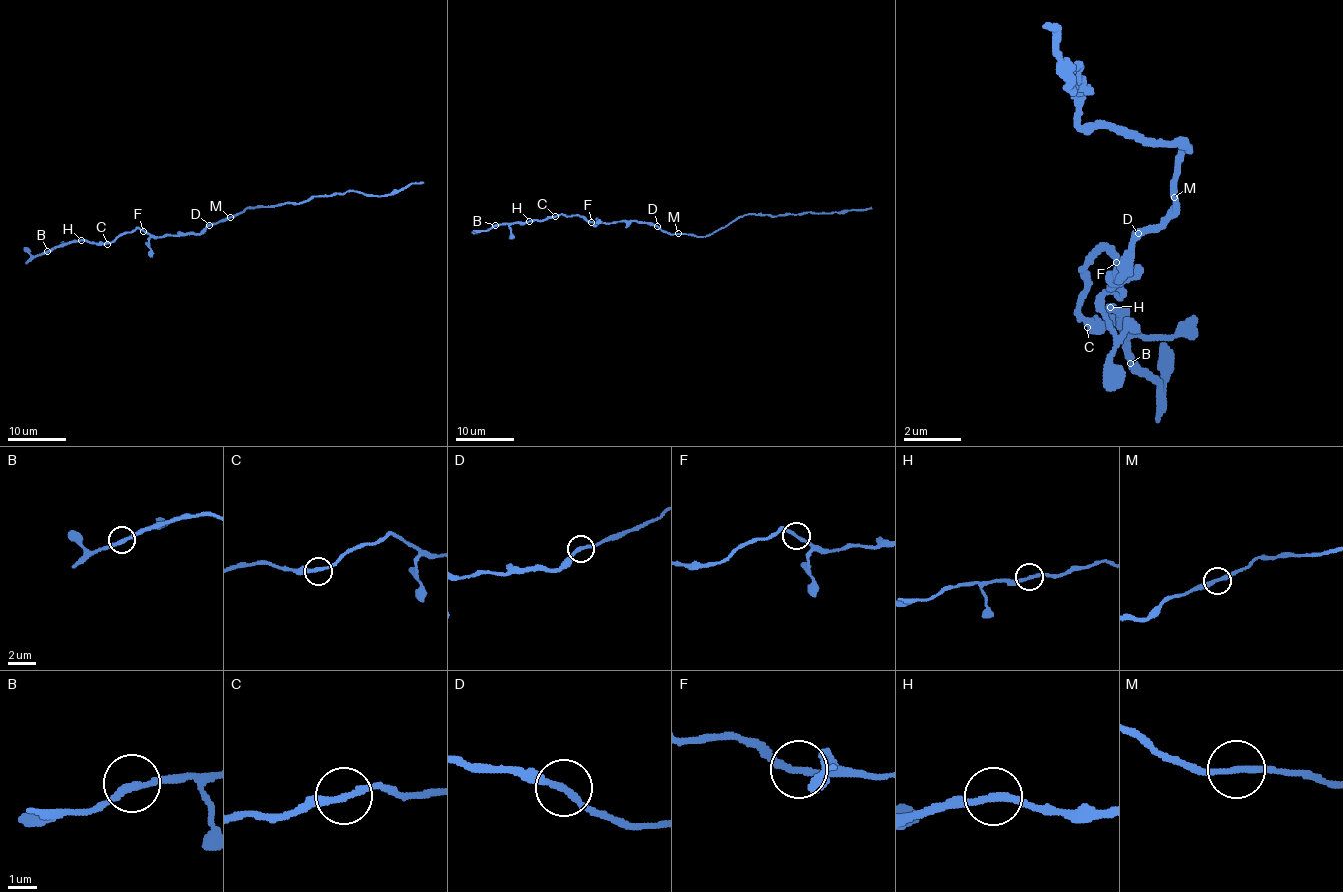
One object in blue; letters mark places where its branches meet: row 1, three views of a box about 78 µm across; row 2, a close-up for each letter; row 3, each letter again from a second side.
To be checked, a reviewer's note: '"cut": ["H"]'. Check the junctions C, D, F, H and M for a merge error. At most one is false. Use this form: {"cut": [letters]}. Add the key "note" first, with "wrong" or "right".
{"note": "right", "cut": ["H"]}

